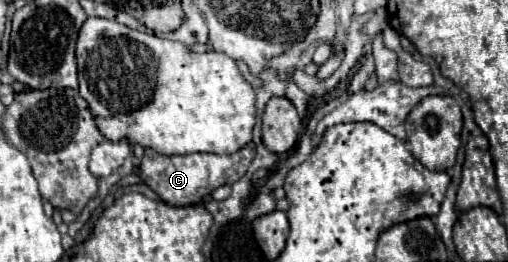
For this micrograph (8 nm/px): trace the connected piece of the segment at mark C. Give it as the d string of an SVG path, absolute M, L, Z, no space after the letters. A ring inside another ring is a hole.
M249 142L235 154L219 156L219 154L183 154L183 156L165 156L151 148L145 148L145 156L139 166L141 180L157 192L157 196L171 206L189 206L193 202L201 202L213 190L223 184L233 184L241 180L253 160L255 146Z

